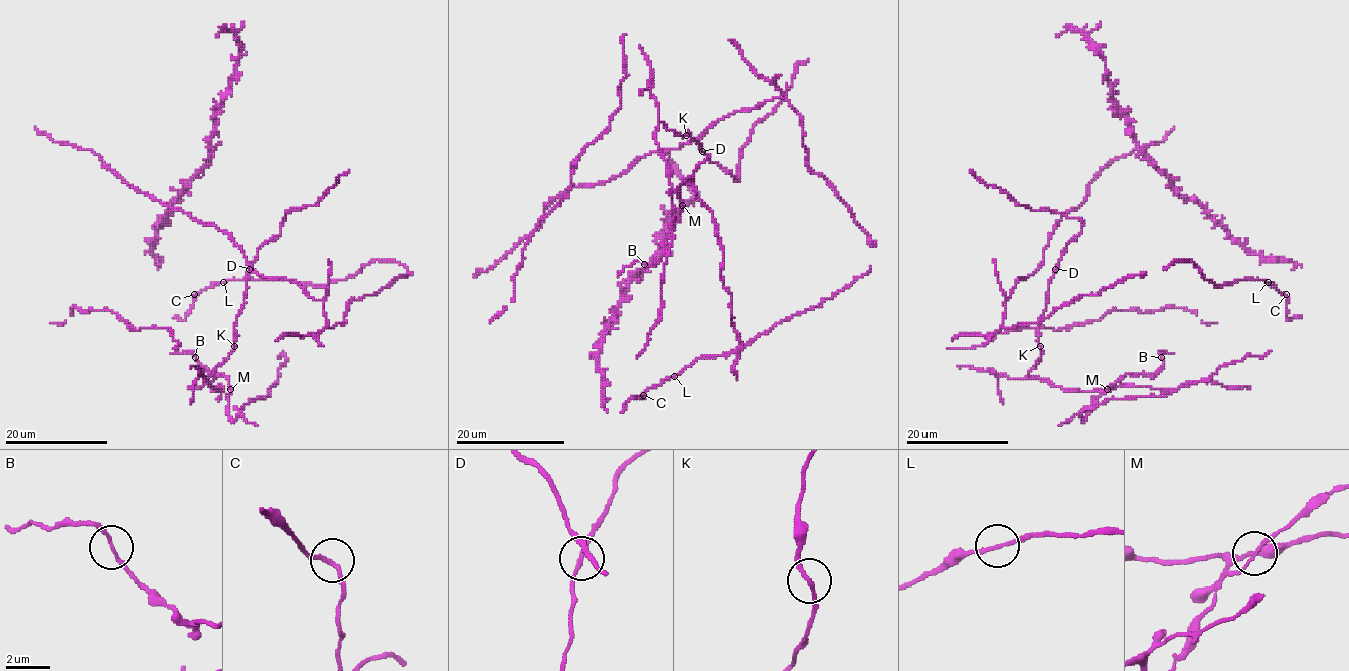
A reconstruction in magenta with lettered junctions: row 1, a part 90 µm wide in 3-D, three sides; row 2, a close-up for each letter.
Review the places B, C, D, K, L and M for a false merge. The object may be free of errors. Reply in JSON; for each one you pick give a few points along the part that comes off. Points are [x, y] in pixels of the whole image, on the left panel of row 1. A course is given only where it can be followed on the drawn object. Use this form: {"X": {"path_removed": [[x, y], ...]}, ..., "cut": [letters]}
{"cut": []}

